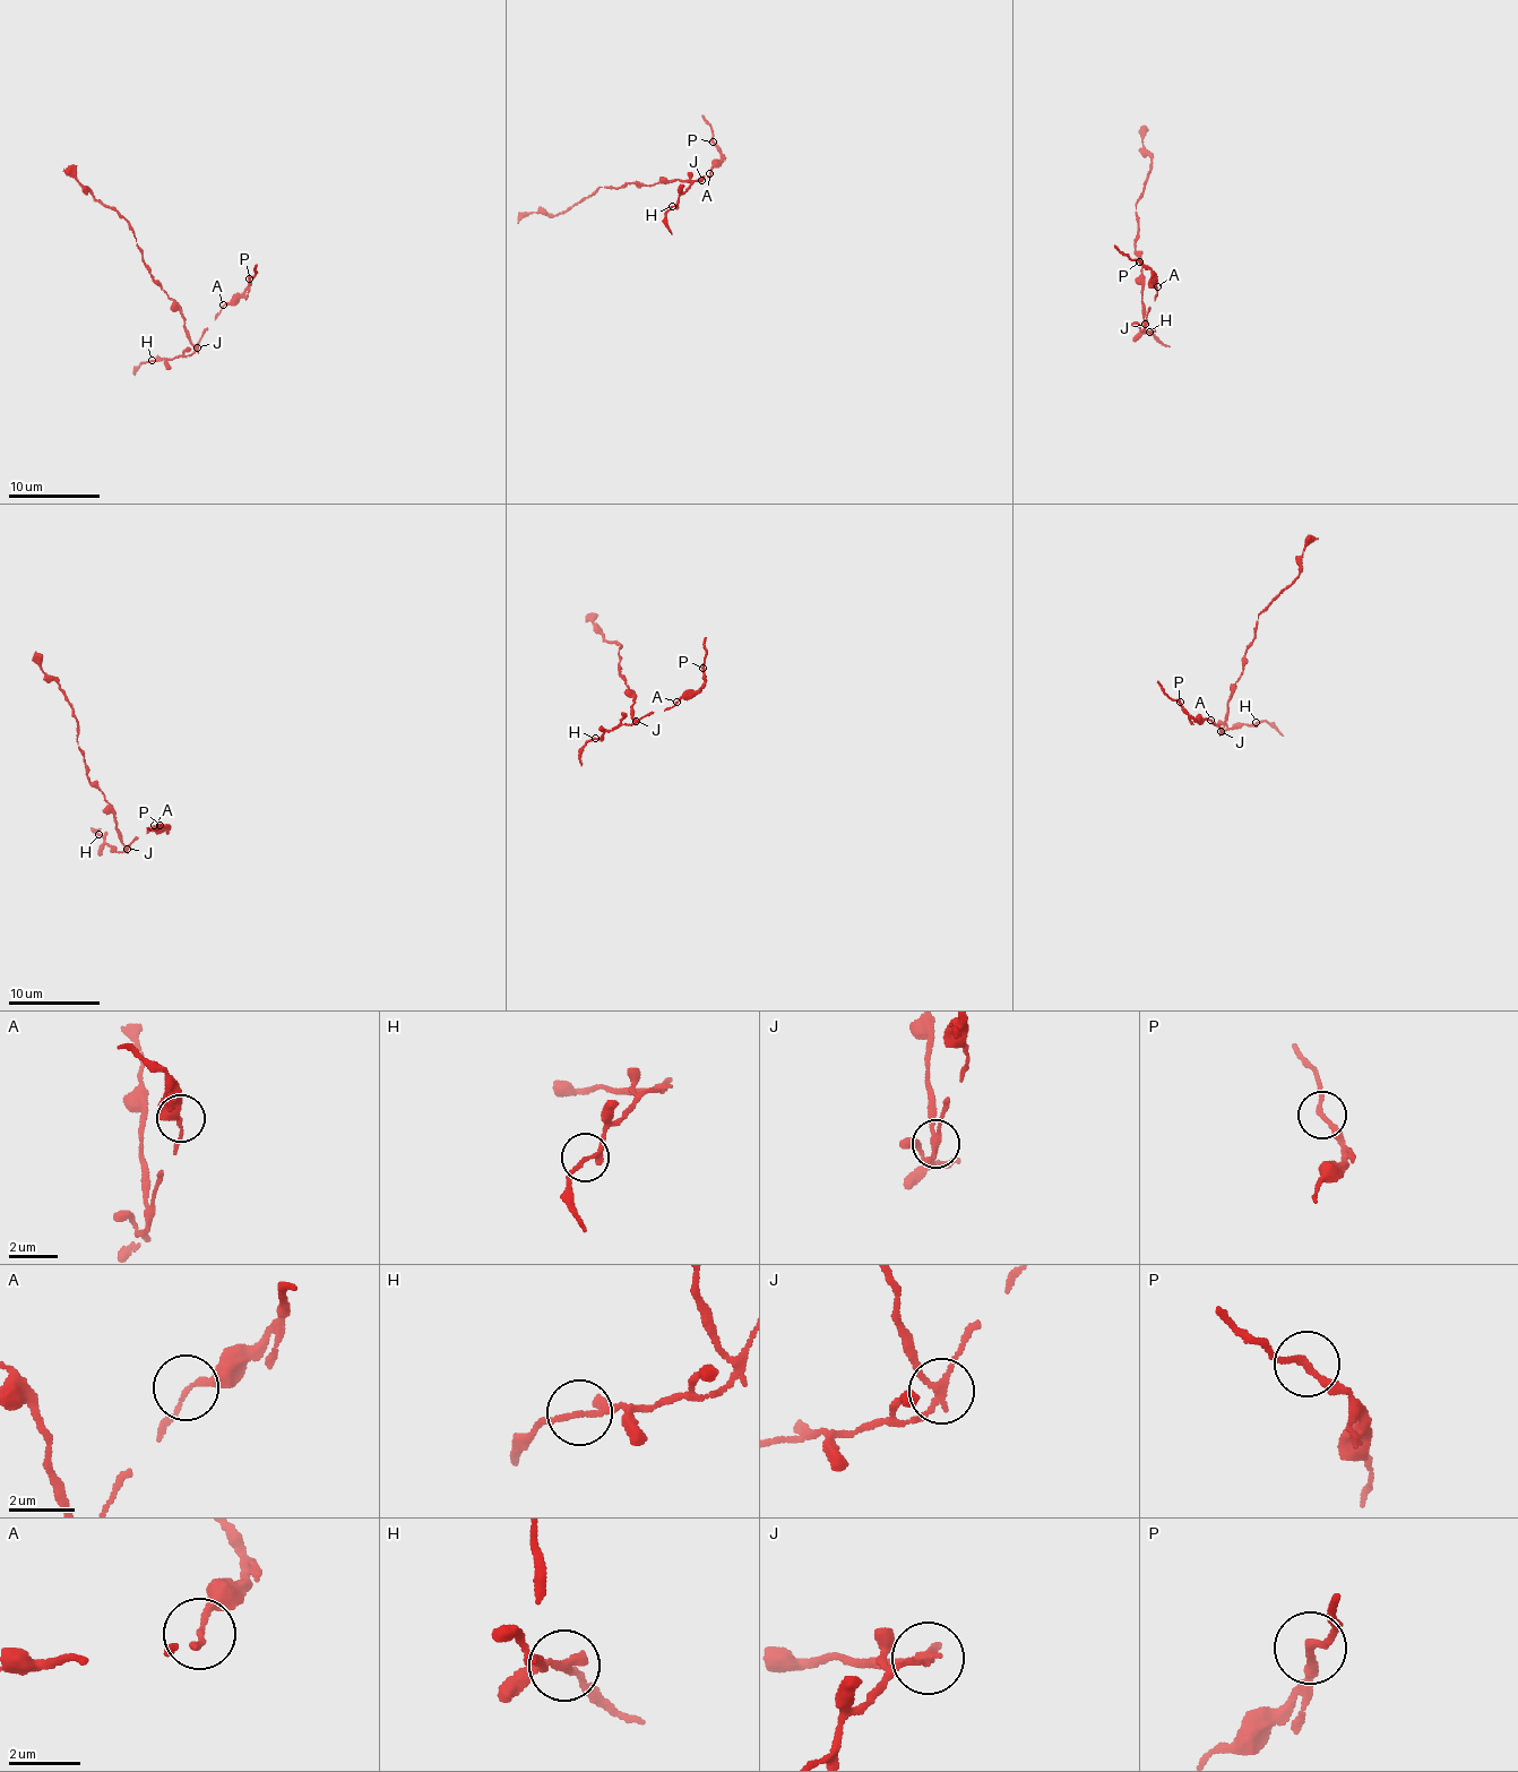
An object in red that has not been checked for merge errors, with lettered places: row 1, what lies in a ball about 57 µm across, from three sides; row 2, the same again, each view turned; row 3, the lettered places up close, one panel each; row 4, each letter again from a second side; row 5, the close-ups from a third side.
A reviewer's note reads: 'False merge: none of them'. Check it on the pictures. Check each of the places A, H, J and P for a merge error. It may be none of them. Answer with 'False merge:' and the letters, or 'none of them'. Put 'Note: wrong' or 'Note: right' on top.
Note: wrong
False merge: J

